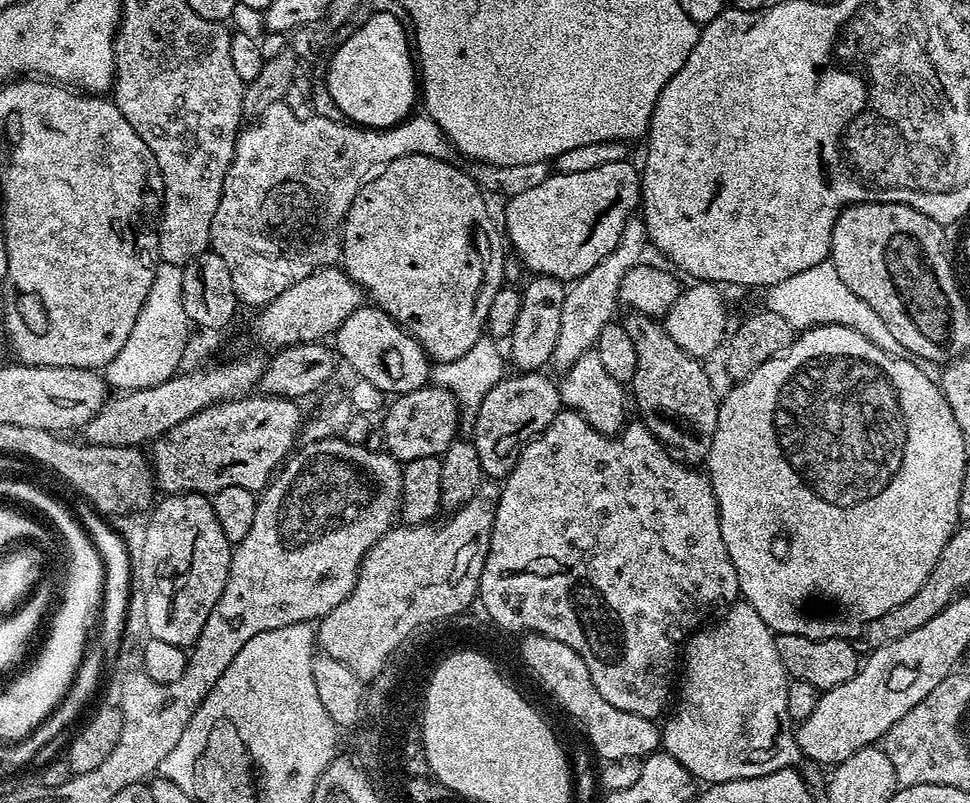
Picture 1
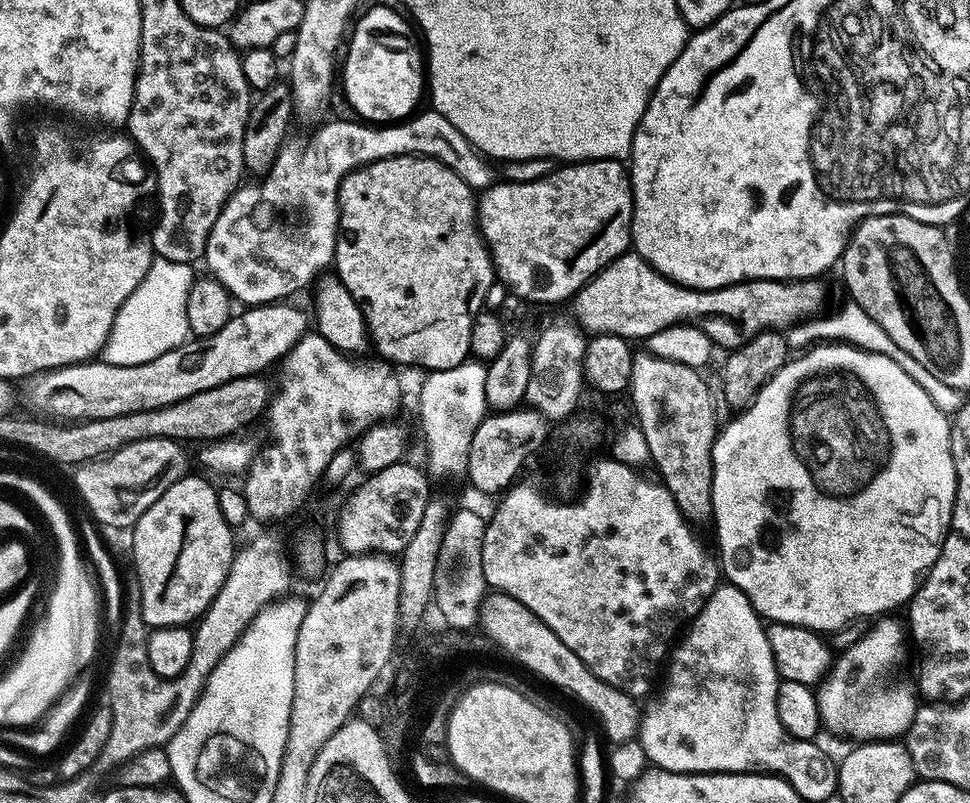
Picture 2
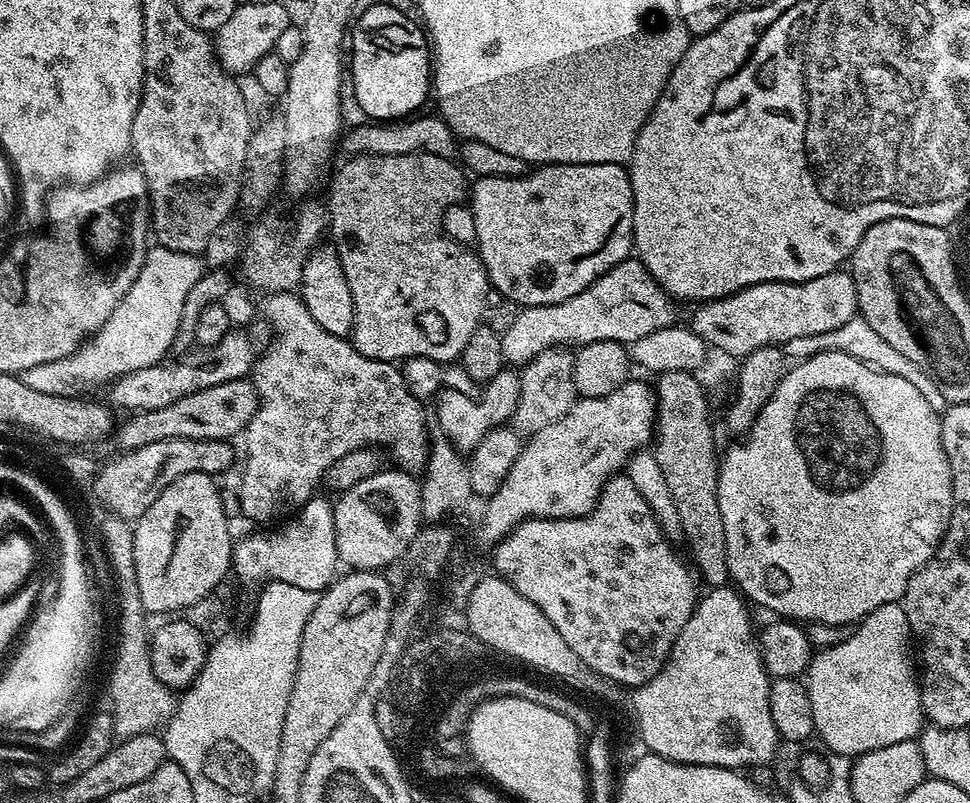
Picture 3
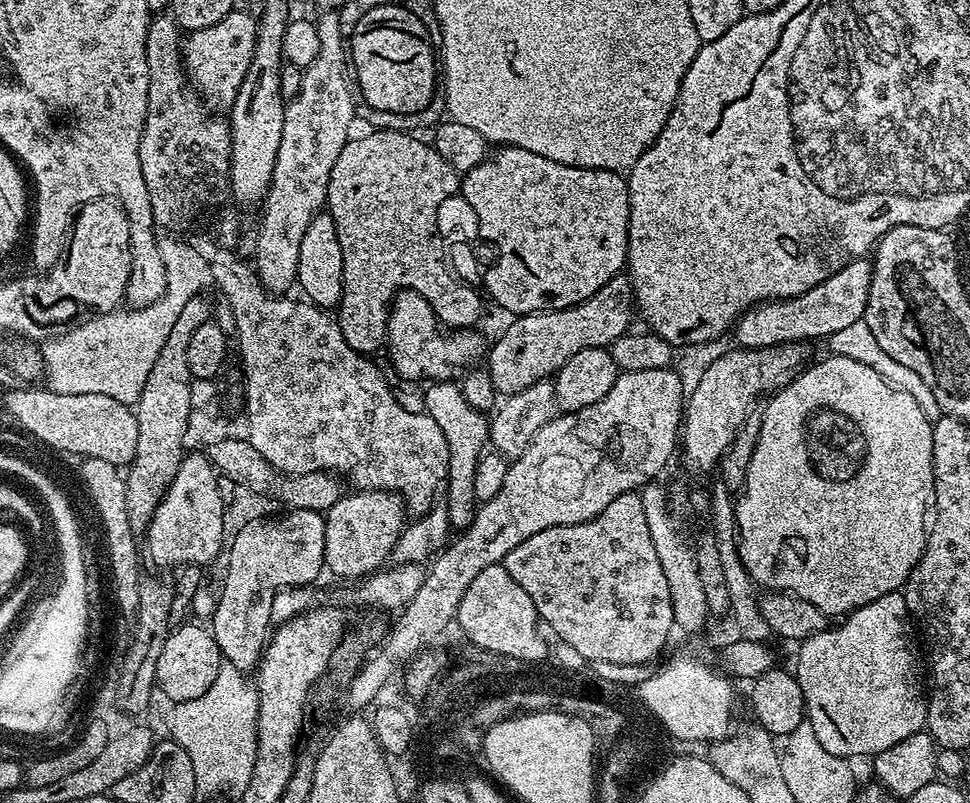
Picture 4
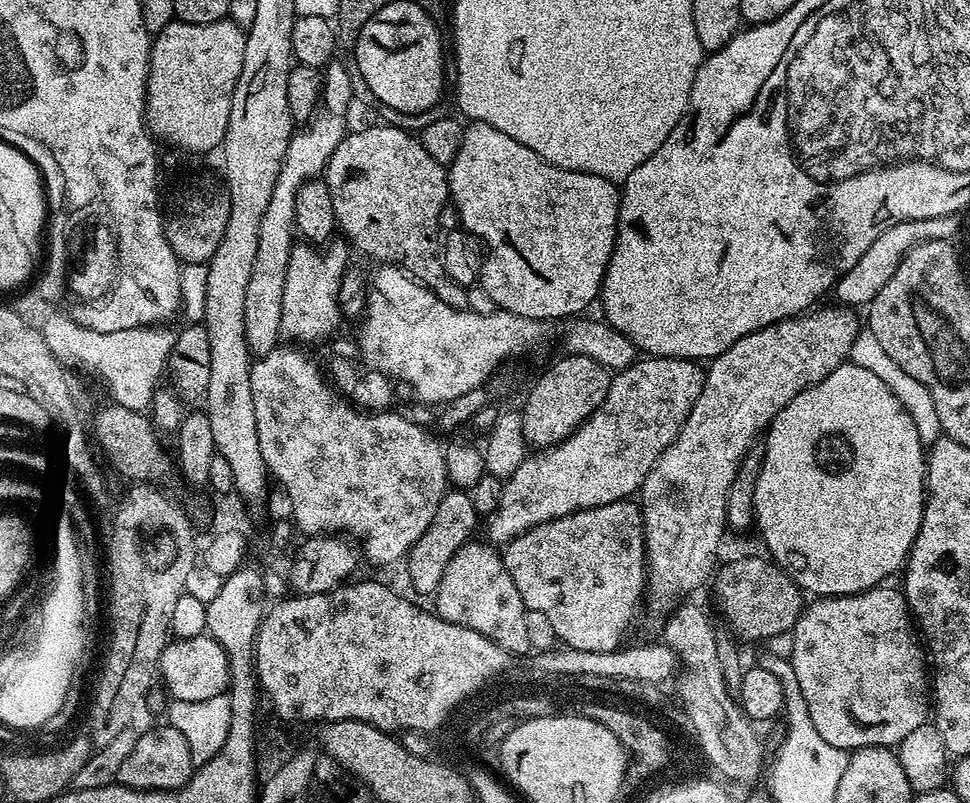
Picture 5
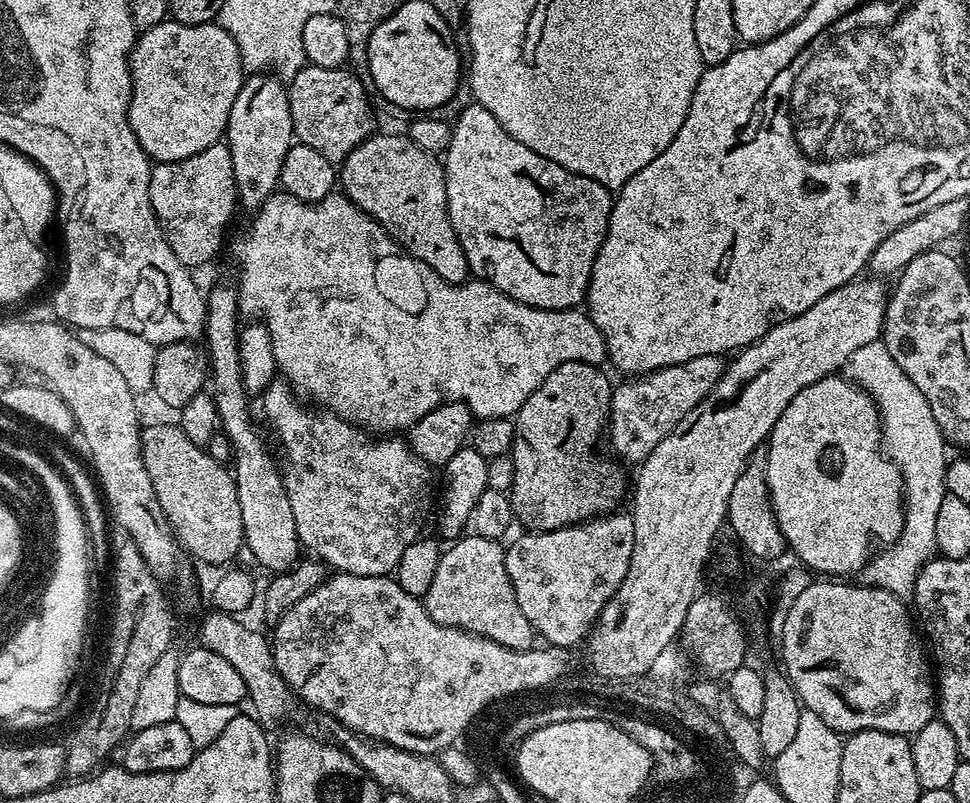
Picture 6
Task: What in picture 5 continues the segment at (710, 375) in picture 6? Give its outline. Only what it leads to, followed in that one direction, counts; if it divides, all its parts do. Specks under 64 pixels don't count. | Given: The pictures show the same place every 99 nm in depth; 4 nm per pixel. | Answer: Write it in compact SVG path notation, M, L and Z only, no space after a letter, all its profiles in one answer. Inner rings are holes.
M648 356L647 358L640 358L637 359L635 364L624 368L621 372L615 373L608 381L608 393L606 394L606 398L602 398L602 402L598 406L598 410L594 410L594 414L587 416L560 444L553 444L550 448L541 448L533 451L522 462L522 466L518 466L518 470L514 470L514 474L504 481L502 498L498 502L498 506L492 511L491 516L487 517L486 520L489 536L487 536L487 539L491 541L493 545L503 546L509 544L515 536L521 536L523 532L528 532L531 528L539 524L545 524L551 520L569 516L575 512L580 512L583 508L597 508L598 506L606 506L610 502L618 502L619 500L627 500L635 497L637 493L639 493L640 487L646 482L650 470L658 462L658 458L678 438L678 434L682 430L682 426L686 422L686 418L698 398L698 394L702 394L704 373L705 369L701 367L697 361L685 360L678 356Z

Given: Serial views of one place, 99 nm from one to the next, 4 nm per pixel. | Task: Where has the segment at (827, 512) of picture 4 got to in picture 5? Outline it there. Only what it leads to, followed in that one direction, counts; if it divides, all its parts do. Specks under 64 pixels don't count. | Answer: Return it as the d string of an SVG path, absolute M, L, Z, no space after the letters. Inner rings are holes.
M851 362L838 365L822 382L811 384L802 390L772 420L766 429L762 440L764 457L758 470L758 478L754 486L754 528L760 531L764 544L768 547L767 555L788 573L788 577L805 593L813 597L849 596L865 592L871 588L883 585L887 576L892 576L903 569L908 552L920 529L924 517L924 502L926 499L926 445L918 434L918 428L910 418L910 414L894 398L892 391L873 374L862 366Z

